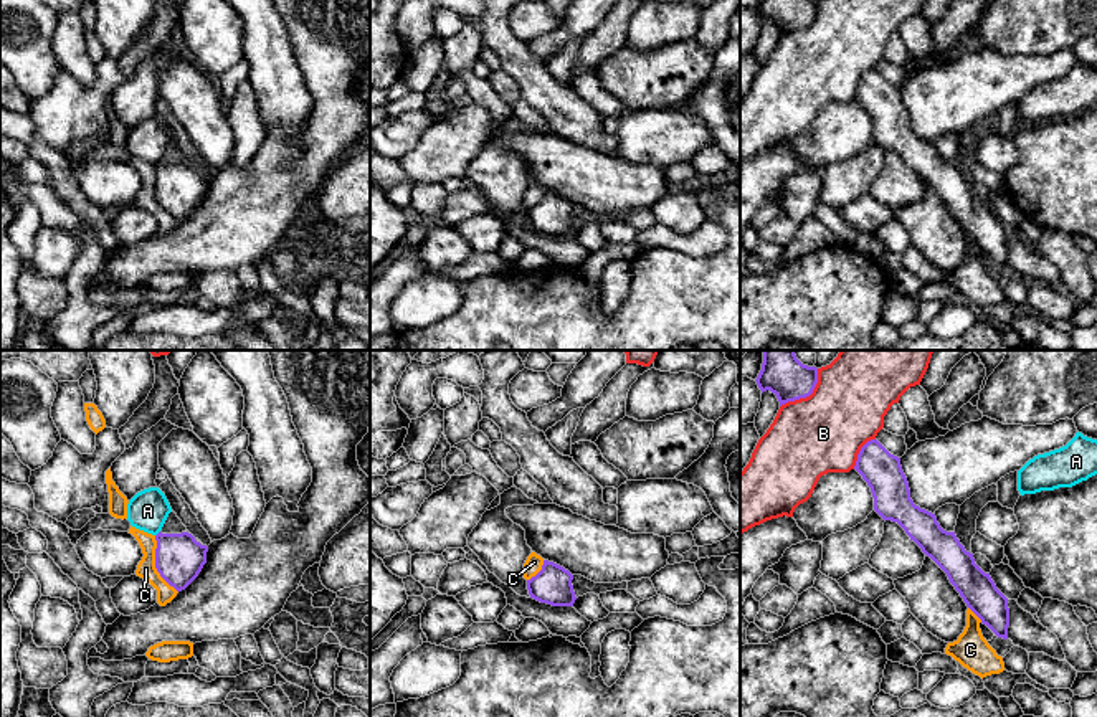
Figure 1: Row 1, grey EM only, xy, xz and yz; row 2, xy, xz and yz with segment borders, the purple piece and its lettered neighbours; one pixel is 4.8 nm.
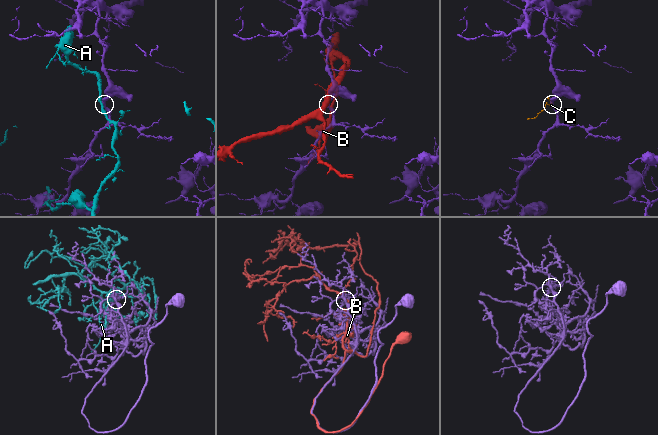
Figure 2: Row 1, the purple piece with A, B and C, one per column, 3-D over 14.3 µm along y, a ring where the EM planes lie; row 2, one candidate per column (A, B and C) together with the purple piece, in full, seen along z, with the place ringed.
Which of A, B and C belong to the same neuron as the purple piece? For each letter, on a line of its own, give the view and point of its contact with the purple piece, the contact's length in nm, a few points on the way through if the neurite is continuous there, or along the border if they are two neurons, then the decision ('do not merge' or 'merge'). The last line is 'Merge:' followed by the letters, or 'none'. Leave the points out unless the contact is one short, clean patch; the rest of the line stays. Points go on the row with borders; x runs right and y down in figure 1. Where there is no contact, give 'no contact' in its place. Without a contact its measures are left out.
A: meets purple in xy at (157, 534); contact 40 nm long; do not merge
B: meets purple in yz at (807, 395); contact 260 nm long; do not merge
C: meets purple in xy at (156, 564); contact 300 nm long; border along xy (154, 536), (156, 570), (177, 592); do not merge
Merge: none

